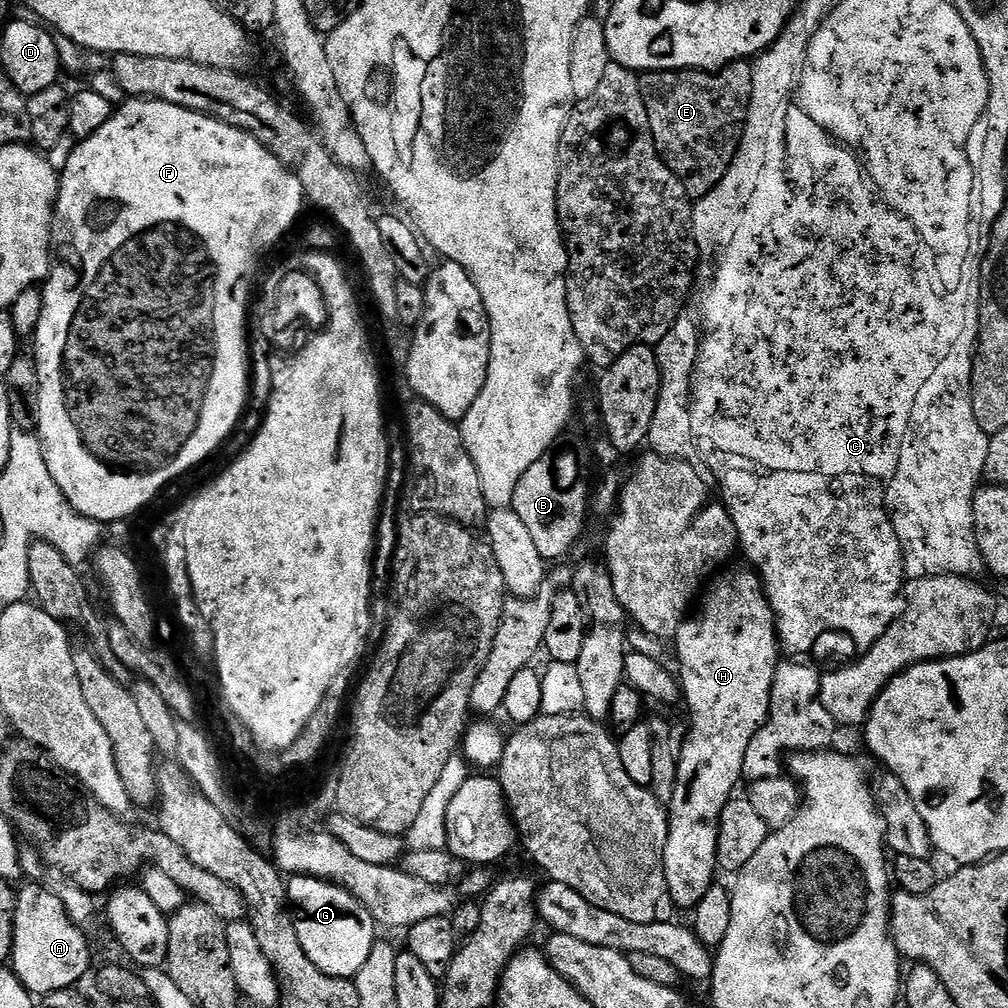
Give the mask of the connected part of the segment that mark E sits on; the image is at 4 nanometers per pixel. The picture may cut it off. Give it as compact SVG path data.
M734 60L715 70L642 72L639 77L656 153L682 182L689 197L710 194L740 149L754 82L752 64L748 60Z

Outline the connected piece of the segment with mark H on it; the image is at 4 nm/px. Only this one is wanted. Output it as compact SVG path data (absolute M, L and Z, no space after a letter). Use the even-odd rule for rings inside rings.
M728 566L719 574L711 577L710 583L703 589L702 599L692 615L689 615L681 624L680 629L676 631L674 645L676 644L676 656L680 659L681 672L678 672L678 683L682 689L683 703L688 703L688 716L692 719L692 725L688 728L688 737L684 740L684 745L679 745L678 759L676 762L676 773L678 782L674 786L674 798L670 807L667 809L668 814L668 841L664 847L664 883L666 885L667 895L672 896L672 900L680 908L692 910L697 904L702 902L703 895L714 885L712 875L718 872L716 863L716 843L718 842L718 826L720 825L720 815L722 810L733 799L736 783L741 783L744 774L744 763L746 762L746 750L750 750L750 742L754 734L768 720L768 711L772 705L772 687L774 686L774 674L776 667L782 662L782 649L780 638L776 634L776 614L773 612L768 596L764 593L764 586L760 583L760 575L751 567L732 568Z

